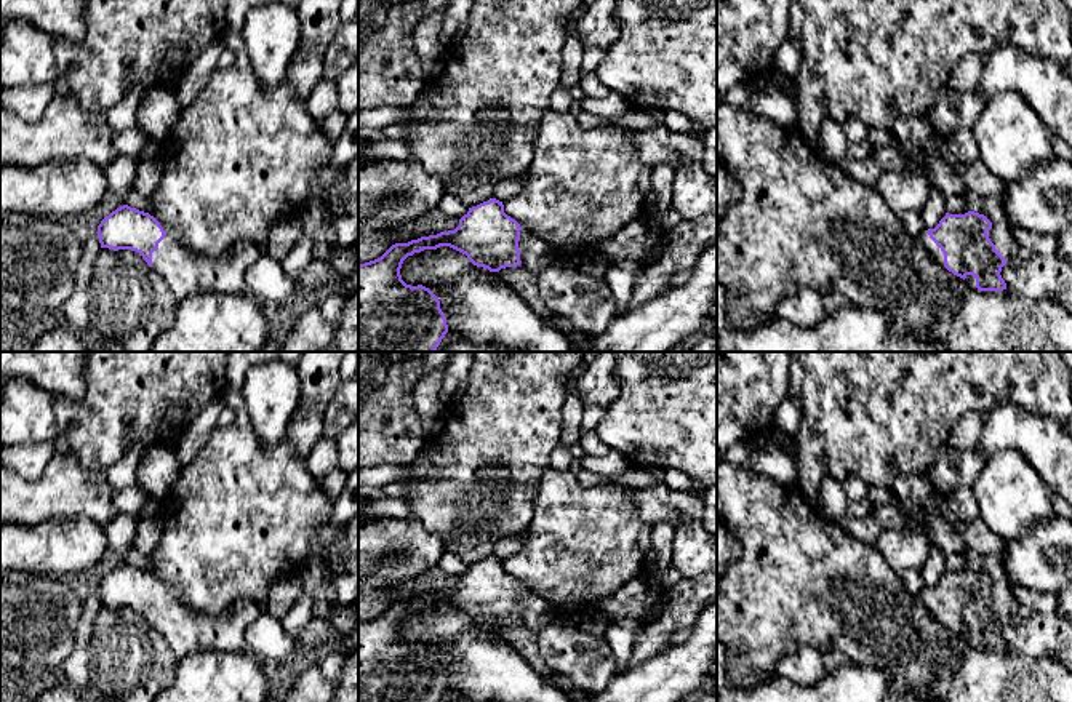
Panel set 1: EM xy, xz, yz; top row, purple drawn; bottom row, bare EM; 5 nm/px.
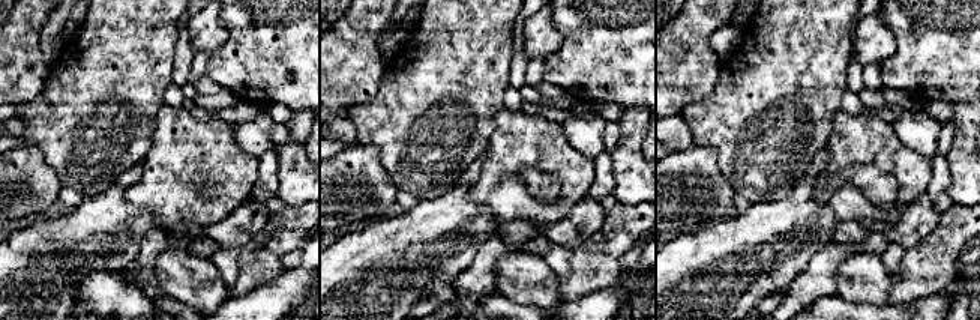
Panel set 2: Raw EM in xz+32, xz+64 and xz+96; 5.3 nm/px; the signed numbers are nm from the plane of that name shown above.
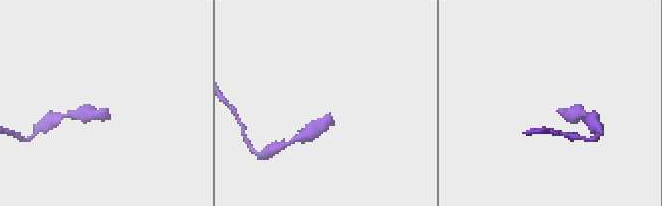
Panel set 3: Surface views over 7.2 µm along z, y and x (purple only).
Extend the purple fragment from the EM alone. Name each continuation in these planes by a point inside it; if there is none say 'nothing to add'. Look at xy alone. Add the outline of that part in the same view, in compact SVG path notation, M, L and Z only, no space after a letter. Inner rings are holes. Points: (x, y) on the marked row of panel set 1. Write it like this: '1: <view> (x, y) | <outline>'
1: xy (188, 272) | M168 233L152 253L152 269L170 286L178 302L195 293L235 294L245 289L245 273L259 257L261 248L238 241L211 257L178 243Z

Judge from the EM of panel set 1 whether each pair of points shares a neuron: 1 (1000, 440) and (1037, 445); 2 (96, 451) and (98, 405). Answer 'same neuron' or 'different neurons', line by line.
1: same neuron
2: same neuron

